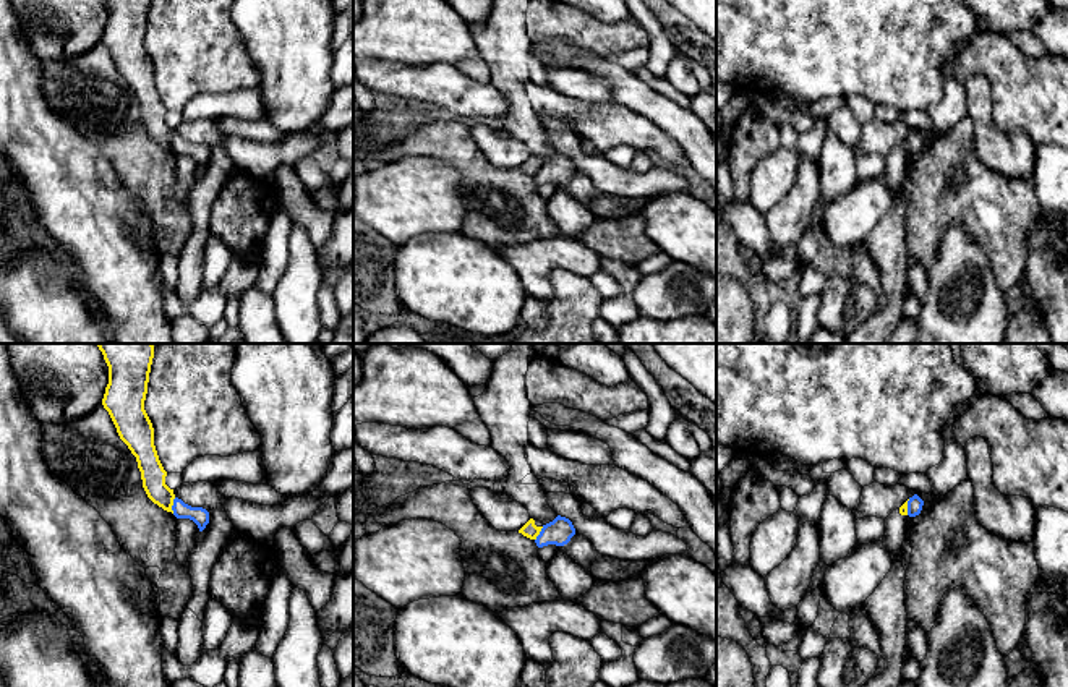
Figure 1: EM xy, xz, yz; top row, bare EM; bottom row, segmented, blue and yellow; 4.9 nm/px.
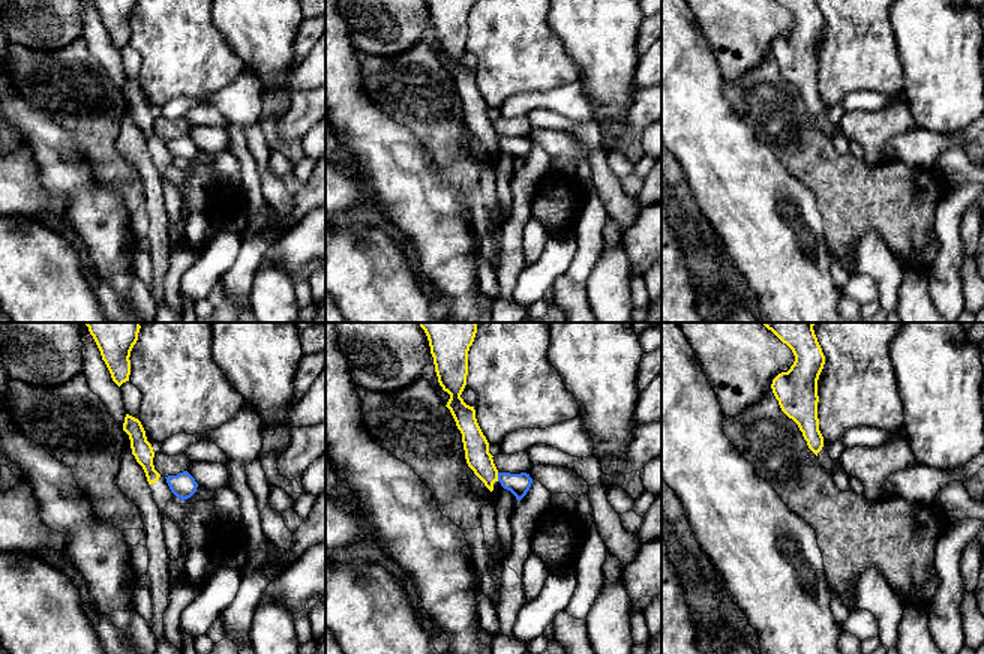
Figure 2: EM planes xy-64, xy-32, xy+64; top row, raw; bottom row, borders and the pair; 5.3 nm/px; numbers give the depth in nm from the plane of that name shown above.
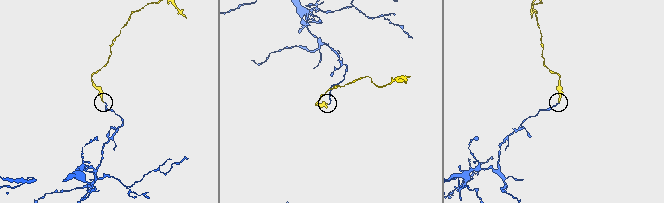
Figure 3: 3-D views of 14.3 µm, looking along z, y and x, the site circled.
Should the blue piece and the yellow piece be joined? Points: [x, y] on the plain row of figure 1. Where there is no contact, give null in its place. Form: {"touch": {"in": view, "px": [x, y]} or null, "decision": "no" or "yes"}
{"touch": {"in": "xy", "px": [172, 143]}, "decision": "no"}

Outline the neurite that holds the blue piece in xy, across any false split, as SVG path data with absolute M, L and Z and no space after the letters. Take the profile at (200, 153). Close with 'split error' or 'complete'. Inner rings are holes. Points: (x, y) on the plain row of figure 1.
M178 134L173 136L172 147L177 156L193 157L198 162L199 169L203 169L206 162L209 160L209 149L206 146L191 144Z; complete

